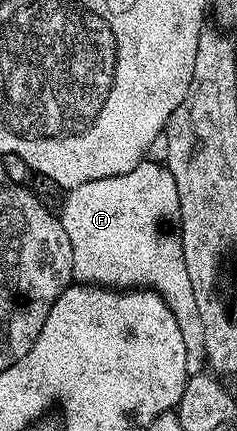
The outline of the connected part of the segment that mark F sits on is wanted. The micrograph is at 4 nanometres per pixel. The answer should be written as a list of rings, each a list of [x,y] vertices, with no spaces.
[[[140,162],[136,165],[136,169],[128,173],[120,173],[116,177],[84,181],[84,185],[76,185],[66,191],[66,200],[62,203],[60,218],[64,225],[64,233],[68,233],[68,241],[72,241],[74,279],[95,287],[149,289],[158,292],[172,309],[176,317],[176,325],[180,325],[180,333],[184,333],[187,376],[200,375],[207,366],[203,322],[200,321],[195,292],[184,263],[184,249],[181,247],[179,235],[180,200],[169,169],[161,162],[150,162]]]

